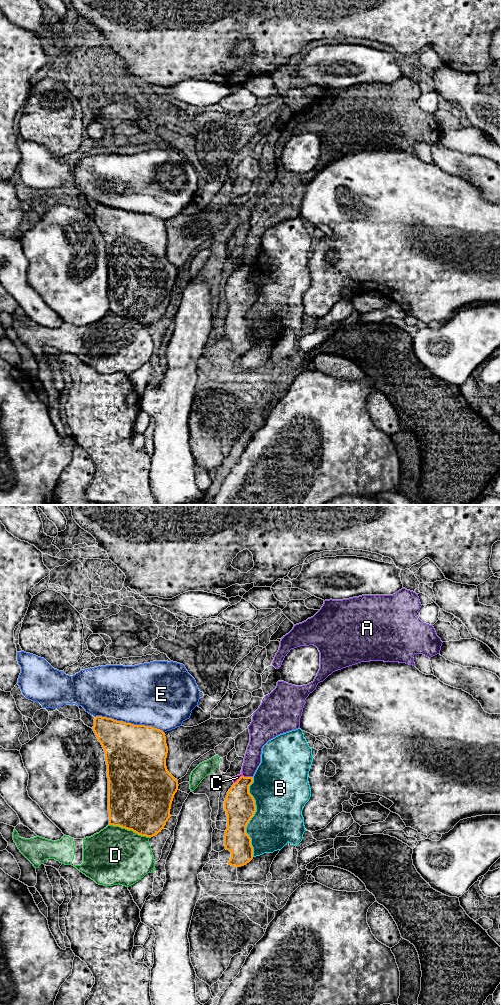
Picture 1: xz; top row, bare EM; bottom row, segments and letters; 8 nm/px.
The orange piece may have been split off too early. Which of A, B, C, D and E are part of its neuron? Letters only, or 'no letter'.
no letter

